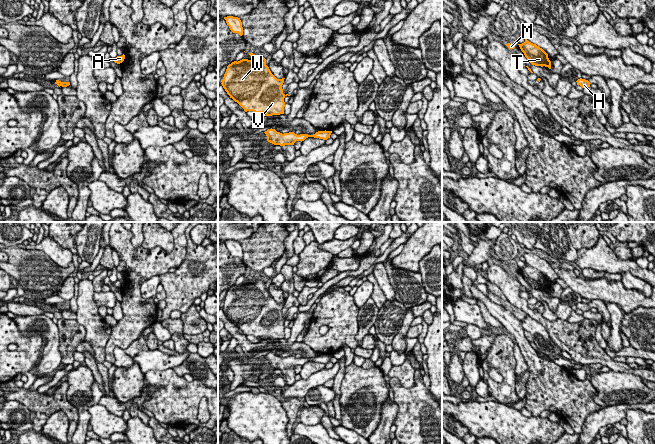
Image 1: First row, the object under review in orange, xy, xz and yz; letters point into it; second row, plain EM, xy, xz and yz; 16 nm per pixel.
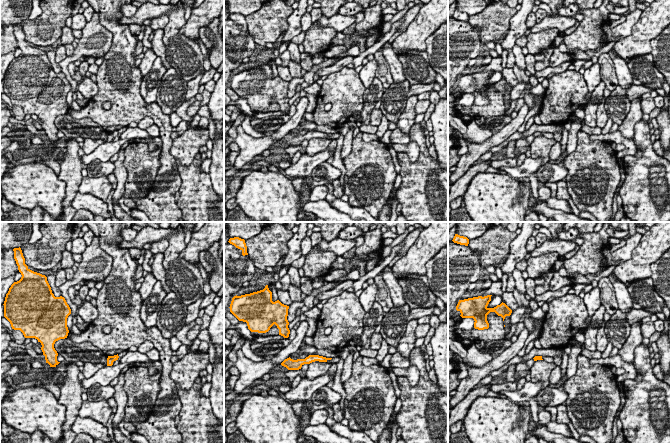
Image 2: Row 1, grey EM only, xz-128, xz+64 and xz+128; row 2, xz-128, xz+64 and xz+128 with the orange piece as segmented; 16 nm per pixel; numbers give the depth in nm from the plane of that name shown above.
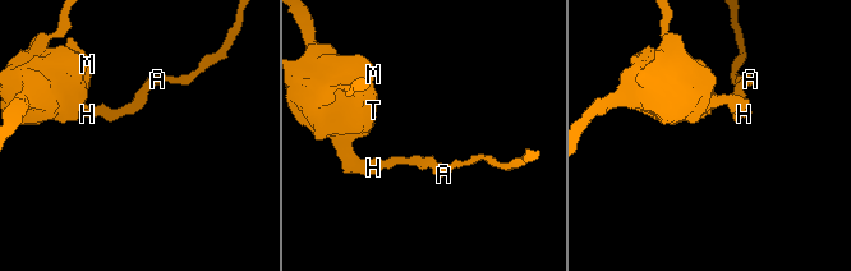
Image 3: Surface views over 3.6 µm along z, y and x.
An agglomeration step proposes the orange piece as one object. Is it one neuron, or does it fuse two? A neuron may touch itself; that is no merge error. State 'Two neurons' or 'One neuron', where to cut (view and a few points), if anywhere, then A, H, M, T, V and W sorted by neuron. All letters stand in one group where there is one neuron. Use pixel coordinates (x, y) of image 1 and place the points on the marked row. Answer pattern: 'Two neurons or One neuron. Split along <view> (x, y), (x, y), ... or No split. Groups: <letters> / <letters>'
One neuron. No split. Groups: A H M T V W

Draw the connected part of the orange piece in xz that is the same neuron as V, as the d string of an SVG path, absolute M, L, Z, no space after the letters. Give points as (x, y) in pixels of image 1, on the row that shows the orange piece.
M252 52L249 55L252 57L251 60L242 59L227 66L221 83L223 88L245 112L265 113L265 116L284 114L284 98L288 95L285 95L282 89L285 78L277 79L266 65L264 57L255 55Z

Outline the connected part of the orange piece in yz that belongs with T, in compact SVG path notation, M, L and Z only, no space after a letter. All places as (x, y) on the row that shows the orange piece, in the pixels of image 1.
M525 39L524 43L518 45L532 65L545 66L551 69L551 61L548 58L548 54L542 48L529 42L527 39Z

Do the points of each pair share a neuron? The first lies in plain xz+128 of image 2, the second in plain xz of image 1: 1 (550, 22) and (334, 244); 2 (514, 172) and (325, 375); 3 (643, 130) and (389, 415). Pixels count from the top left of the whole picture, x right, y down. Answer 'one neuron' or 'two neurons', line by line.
1: one neuron
2: one neuron
3: two neurons

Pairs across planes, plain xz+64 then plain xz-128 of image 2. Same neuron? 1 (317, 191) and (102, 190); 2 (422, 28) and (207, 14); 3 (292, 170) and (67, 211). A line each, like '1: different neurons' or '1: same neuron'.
1: same neuron
2: same neuron
3: different neurons

